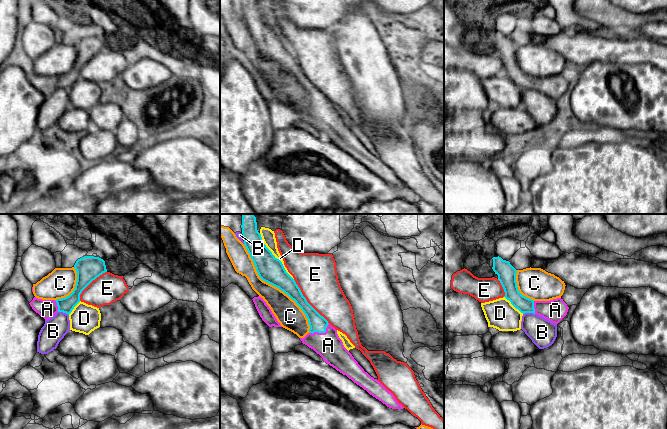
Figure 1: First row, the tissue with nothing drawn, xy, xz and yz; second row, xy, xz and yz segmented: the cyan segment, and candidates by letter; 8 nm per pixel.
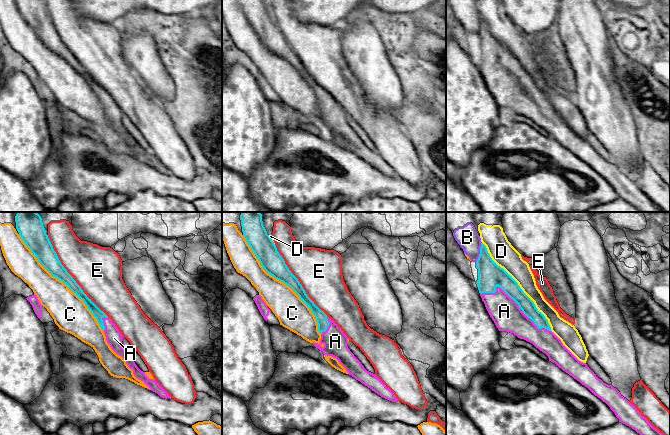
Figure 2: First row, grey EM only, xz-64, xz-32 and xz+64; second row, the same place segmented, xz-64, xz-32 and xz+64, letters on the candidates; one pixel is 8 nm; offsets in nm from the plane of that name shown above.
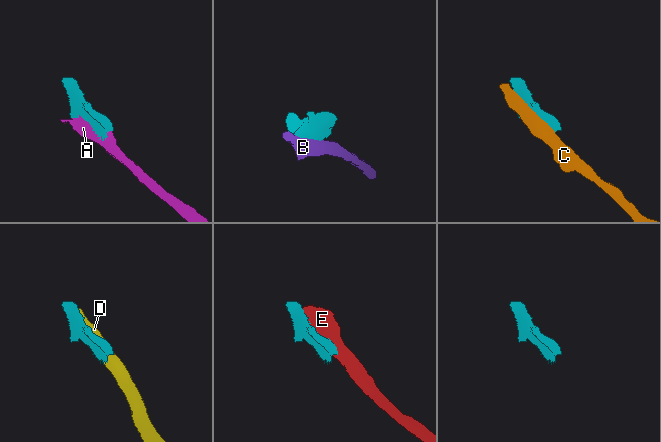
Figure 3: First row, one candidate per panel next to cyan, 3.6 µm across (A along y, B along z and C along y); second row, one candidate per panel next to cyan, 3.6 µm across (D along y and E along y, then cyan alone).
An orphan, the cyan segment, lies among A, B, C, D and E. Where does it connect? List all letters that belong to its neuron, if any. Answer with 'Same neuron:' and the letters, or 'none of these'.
Same neuron: A

